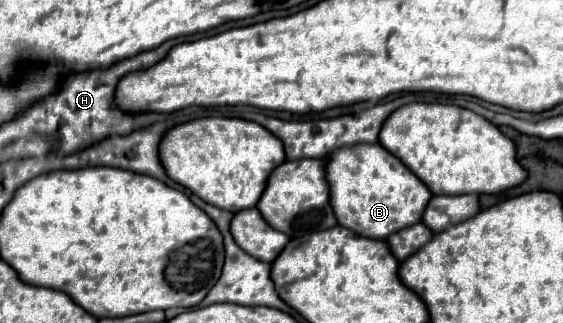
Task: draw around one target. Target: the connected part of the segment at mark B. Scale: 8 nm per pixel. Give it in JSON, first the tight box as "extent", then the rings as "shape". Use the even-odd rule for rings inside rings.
{"extent":[328,145,432,239],"shape":[[[382,145],[344,147],[344,151],[336,151],[336,155],[330,155],[328,157],[328,183],[332,183],[332,207],[336,207],[338,223],[370,239],[388,239],[392,233],[420,223],[424,209],[428,201],[432,199],[430,189],[398,157],[394,157]]]}

